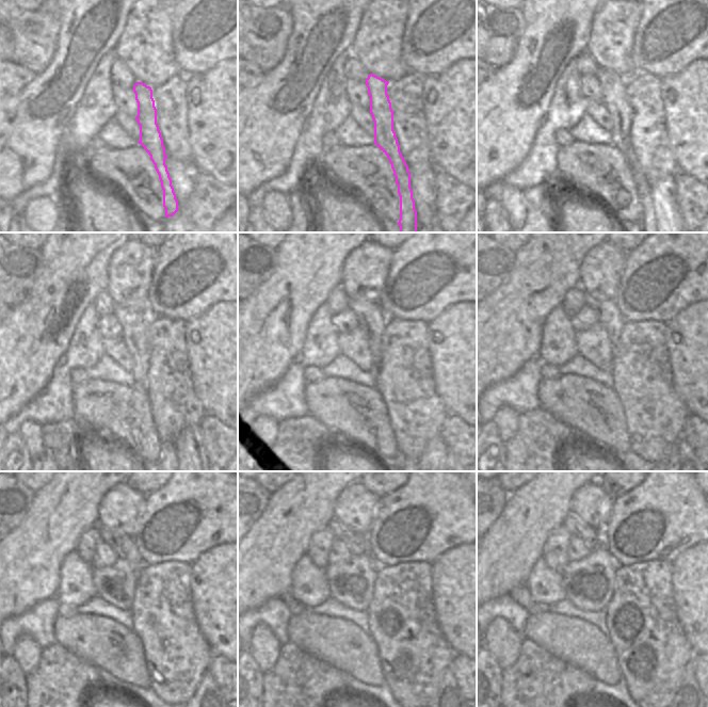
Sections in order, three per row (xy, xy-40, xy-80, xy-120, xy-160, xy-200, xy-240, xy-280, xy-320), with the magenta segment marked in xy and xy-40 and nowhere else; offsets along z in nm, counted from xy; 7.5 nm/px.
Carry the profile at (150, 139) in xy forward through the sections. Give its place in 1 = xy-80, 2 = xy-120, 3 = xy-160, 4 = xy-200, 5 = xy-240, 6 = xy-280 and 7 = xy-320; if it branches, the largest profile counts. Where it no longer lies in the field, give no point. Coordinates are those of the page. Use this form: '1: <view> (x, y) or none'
1: xy-80 (614, 98)
2: xy-120 (134, 324)
3: xy-160 (371, 318)
4: xy-200 (609, 317)
5: xy-240 (123, 545)
6: xy-280 (358, 543)
7: xy-320 (578, 528)

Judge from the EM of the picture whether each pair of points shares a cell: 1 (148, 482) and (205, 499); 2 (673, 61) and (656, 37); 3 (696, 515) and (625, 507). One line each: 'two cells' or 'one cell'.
1: two cells
2: one cell
3: one cell

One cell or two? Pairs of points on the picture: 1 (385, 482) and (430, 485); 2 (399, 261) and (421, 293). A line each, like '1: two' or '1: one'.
1: two
2: one

